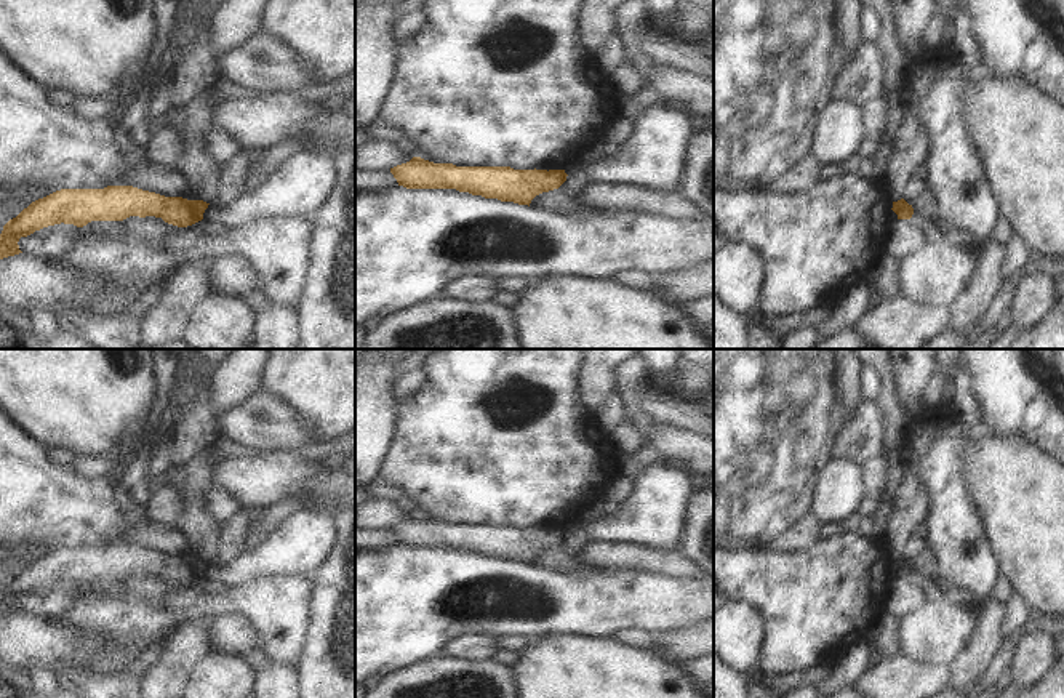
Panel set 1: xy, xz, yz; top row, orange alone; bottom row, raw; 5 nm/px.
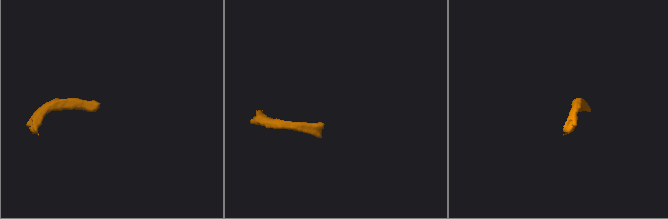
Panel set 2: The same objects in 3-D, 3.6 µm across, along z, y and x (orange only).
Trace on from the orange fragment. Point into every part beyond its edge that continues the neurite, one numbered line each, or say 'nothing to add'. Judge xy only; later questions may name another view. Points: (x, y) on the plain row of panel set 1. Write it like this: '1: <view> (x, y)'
nothing to add

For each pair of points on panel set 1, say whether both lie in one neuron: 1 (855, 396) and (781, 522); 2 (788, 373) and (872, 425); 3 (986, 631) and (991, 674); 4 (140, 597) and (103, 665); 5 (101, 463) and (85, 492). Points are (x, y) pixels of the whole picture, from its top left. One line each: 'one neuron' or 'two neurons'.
1: two neurons
2: two neurons
3: two neurons
4: one neuron
5: two neurons

